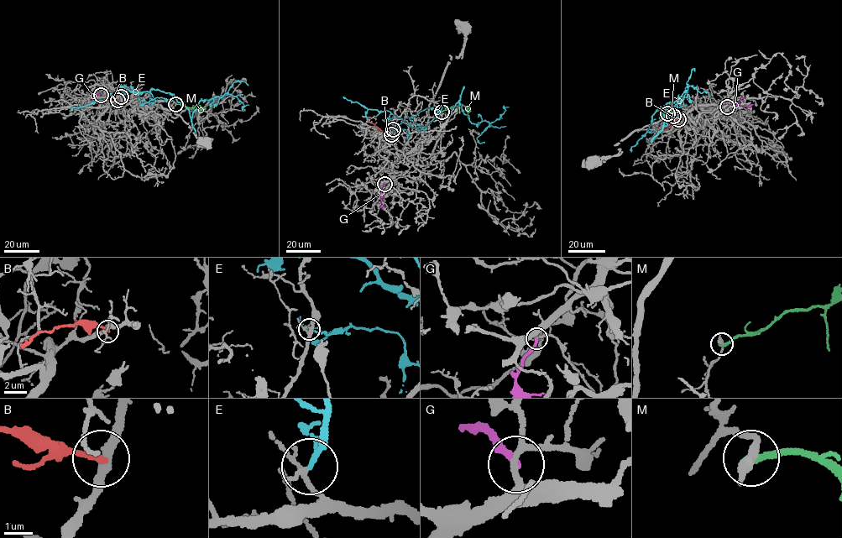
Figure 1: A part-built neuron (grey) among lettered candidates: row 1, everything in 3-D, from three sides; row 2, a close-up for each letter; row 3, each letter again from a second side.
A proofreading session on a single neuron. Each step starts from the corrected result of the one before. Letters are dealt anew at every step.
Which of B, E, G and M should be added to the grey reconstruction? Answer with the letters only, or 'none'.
none

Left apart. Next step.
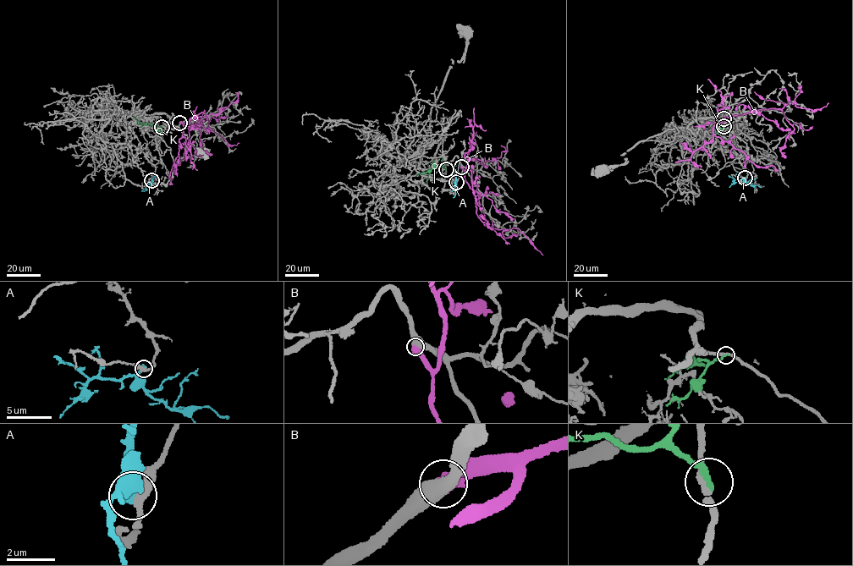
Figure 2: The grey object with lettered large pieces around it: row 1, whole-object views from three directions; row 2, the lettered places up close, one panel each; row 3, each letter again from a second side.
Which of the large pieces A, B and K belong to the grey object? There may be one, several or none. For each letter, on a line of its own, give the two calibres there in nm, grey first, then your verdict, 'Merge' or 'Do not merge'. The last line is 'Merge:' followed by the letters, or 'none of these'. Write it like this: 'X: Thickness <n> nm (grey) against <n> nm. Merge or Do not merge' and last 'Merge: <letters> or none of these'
A: Thickness 320 nm (grey) against 360 nm. Do not merge
B: Thickness 550 nm (grey) against 550 nm. Do not merge
K: Thickness 220 nm (grey) against 220 nm. Do not merge
Merge: none of these

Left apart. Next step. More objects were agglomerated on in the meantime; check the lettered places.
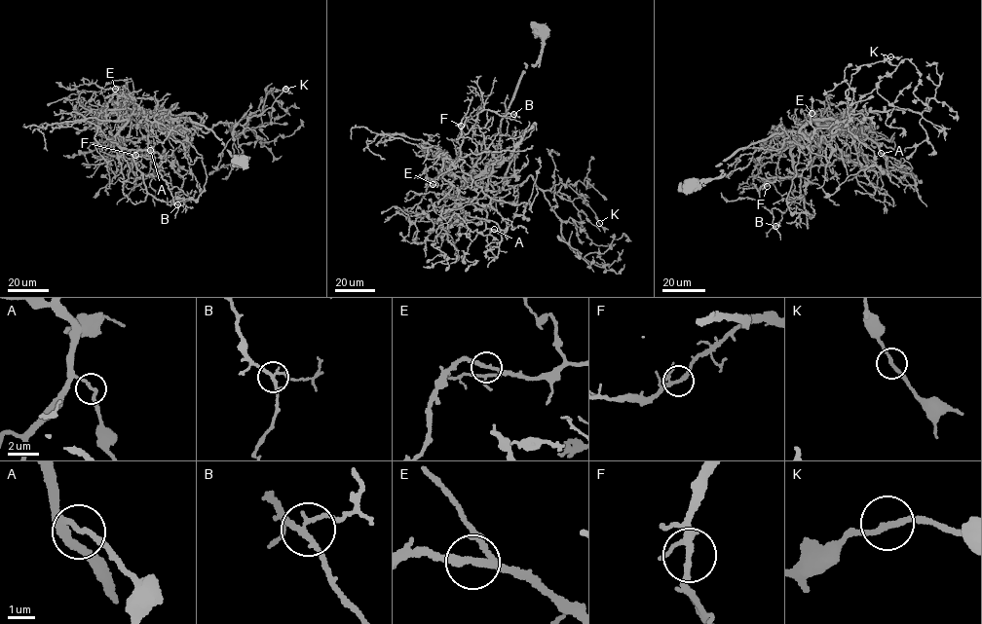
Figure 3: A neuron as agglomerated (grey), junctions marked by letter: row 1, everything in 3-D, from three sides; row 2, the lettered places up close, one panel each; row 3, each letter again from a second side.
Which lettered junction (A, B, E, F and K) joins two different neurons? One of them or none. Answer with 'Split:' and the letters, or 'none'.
Split: none

